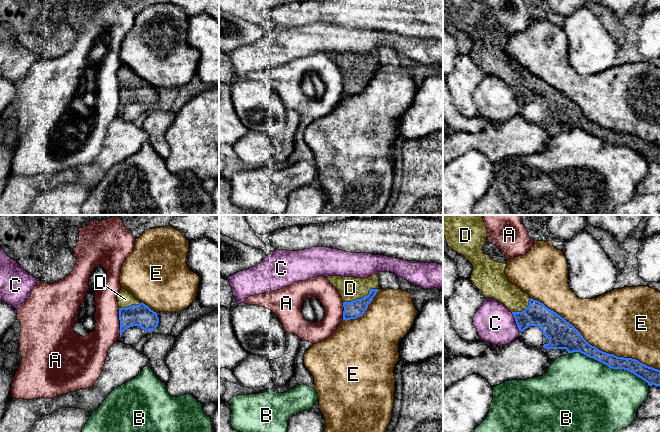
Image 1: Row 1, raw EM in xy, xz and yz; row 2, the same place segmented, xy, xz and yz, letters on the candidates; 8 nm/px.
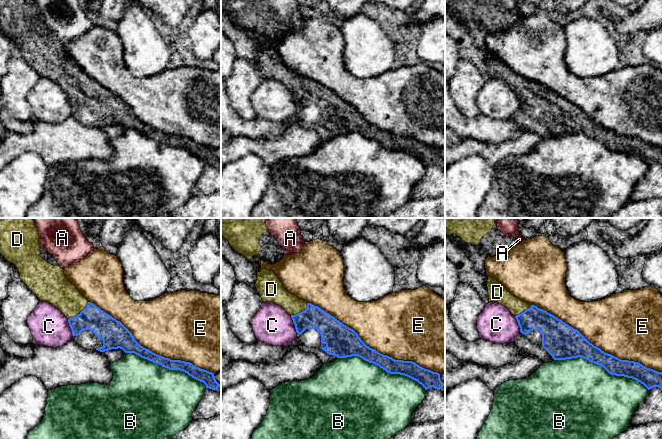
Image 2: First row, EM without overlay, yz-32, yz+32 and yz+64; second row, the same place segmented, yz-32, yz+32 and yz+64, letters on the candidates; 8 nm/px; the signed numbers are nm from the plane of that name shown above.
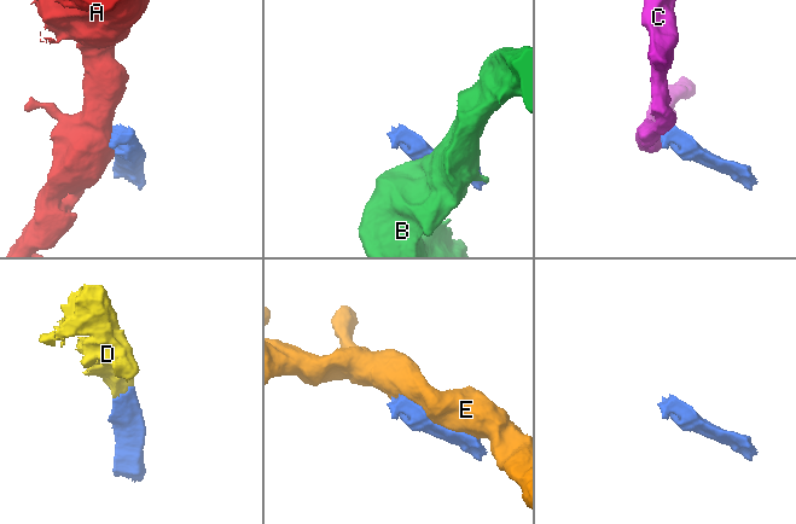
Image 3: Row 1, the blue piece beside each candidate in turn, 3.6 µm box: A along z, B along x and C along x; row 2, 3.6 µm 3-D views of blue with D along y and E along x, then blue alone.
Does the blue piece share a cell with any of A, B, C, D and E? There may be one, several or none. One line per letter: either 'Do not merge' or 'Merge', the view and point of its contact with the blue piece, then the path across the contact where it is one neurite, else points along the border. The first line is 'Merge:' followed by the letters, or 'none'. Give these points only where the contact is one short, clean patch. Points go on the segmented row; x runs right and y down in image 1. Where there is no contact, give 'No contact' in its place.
Merge: D
A: Do not merge. Touches blue at xy (120, 322)
B: Do not merge. Touches blue at yz (609, 367)
C: Do not merge. Touches blue at yz (515, 320). Boundary: yz (511, 312), (519, 330)
D: Merge. Touches blue at xz (361, 298). Path across: xz (356, 308), (356, 303), (361, 298), (350, 288)
E: Do not merge. Touches blue at yz (594, 346)

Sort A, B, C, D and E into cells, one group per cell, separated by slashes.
A / B / C / D / E

